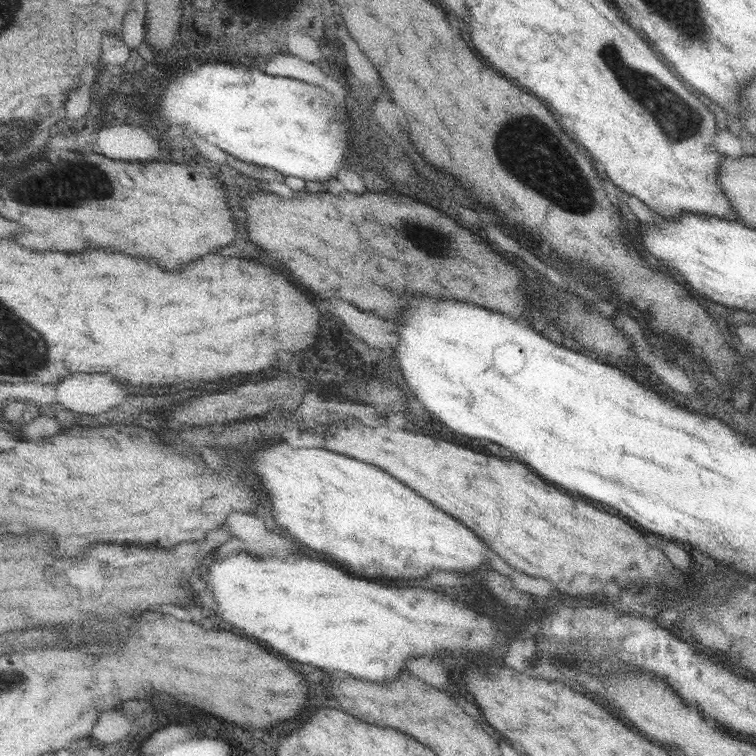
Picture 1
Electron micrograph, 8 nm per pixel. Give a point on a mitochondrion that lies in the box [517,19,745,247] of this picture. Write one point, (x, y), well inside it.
(676, 120)

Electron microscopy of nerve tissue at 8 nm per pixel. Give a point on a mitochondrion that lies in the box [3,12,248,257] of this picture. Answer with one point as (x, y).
(90, 185)

